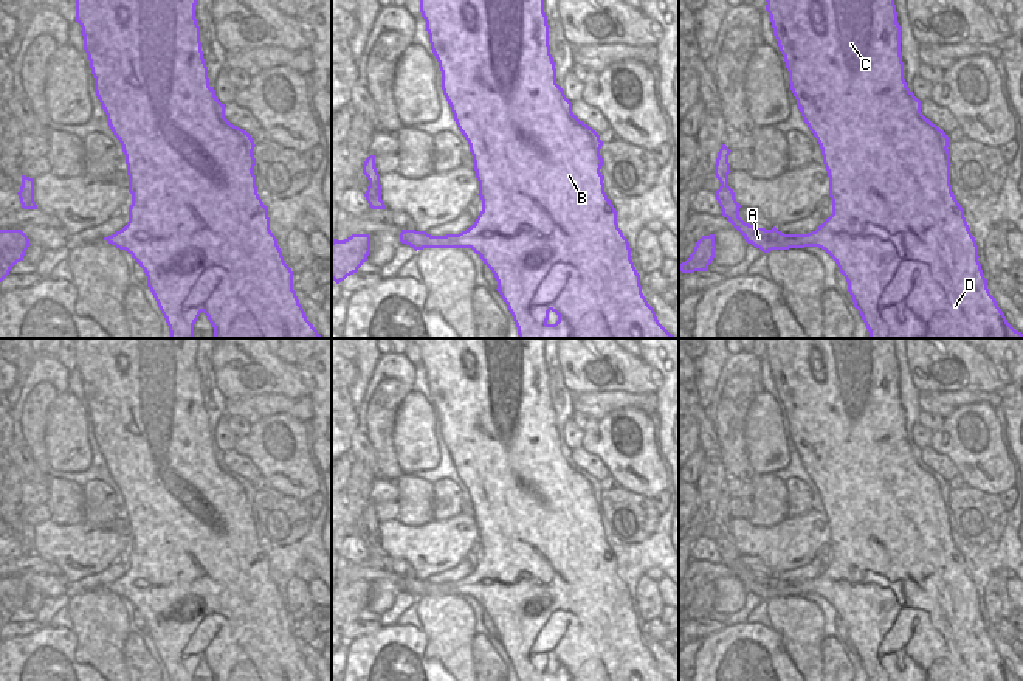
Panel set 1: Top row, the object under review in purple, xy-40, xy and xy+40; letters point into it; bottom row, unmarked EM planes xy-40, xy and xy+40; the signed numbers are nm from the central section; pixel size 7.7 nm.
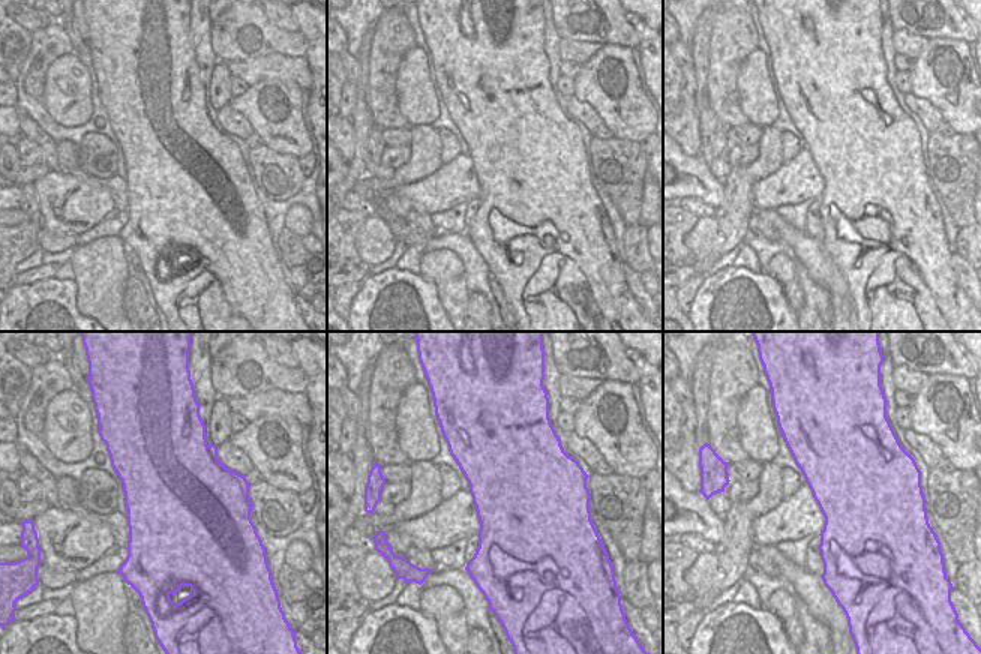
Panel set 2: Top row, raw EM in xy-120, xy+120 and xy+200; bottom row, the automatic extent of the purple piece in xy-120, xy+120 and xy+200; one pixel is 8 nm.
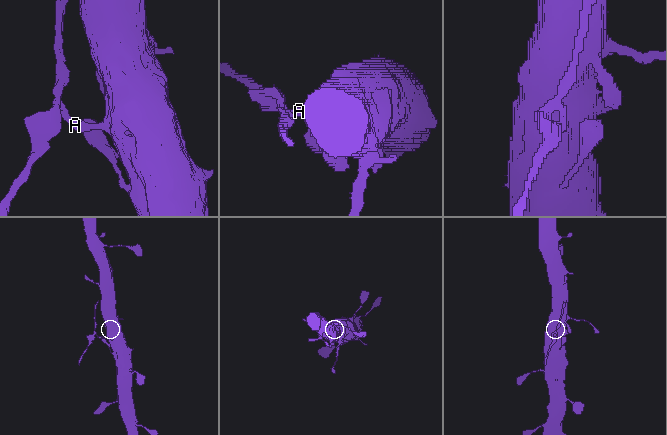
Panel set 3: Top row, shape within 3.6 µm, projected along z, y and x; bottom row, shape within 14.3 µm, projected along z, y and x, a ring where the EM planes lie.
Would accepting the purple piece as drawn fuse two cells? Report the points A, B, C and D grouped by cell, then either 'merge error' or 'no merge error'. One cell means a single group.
A / B C D | merge error

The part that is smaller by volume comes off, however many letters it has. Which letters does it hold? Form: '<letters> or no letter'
A

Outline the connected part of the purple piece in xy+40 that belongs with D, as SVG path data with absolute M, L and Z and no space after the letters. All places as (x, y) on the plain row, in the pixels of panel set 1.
M766 338L766 358L770 363L773 383L784 403L790 437L804 470L817 486L823 512L829 524L832 562L815 577L801 582L804 594L825 597L837 611L848 630L854 655L859 658L870 681L1021 681L1015 678L987 636L978 608L978 593L955 546L950 532L949 484L921 459L921 448L907 434L901 403L901 374L894 352L894 338Z

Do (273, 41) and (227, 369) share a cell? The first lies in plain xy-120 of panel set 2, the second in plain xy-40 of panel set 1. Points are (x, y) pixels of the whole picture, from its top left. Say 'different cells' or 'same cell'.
same cell

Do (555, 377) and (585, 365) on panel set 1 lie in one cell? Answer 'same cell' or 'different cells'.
different cells

